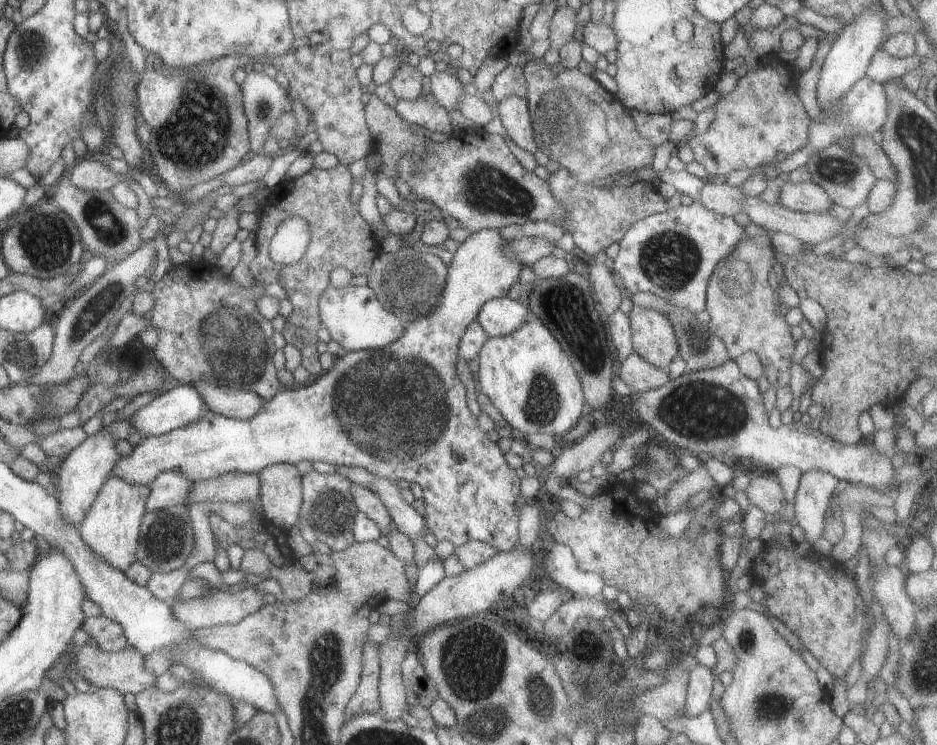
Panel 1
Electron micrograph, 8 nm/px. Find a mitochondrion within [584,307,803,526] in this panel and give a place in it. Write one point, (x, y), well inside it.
(703, 411)

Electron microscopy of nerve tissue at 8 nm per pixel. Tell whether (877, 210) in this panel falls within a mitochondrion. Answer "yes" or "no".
no

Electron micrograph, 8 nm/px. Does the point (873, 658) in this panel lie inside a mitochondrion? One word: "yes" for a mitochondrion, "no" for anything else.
no

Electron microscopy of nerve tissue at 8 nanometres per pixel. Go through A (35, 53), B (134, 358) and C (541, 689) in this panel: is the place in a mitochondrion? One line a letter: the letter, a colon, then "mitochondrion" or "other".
A: mitochondrion
B: other
C: mitochondrion

